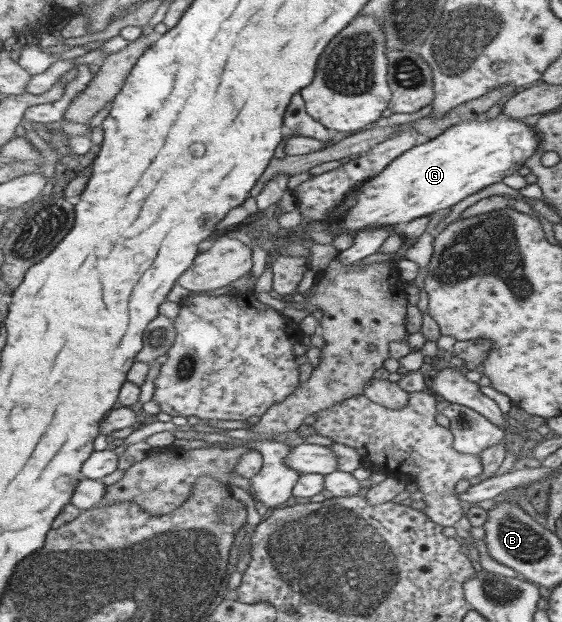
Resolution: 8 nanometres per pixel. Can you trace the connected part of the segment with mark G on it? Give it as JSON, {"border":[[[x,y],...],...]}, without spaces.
{"border":[[[501,112],[496,118],[481,117],[478,120],[459,122],[426,143],[415,145],[402,153],[377,177],[367,180],[362,187],[353,192],[349,210],[337,223],[337,231],[363,231],[393,225],[401,228],[409,221],[424,215],[432,215],[443,209],[452,208],[470,195],[485,189],[504,177],[515,174],[523,167],[523,162],[531,157],[541,145],[542,136],[533,126],[534,120],[515,119]]]}

